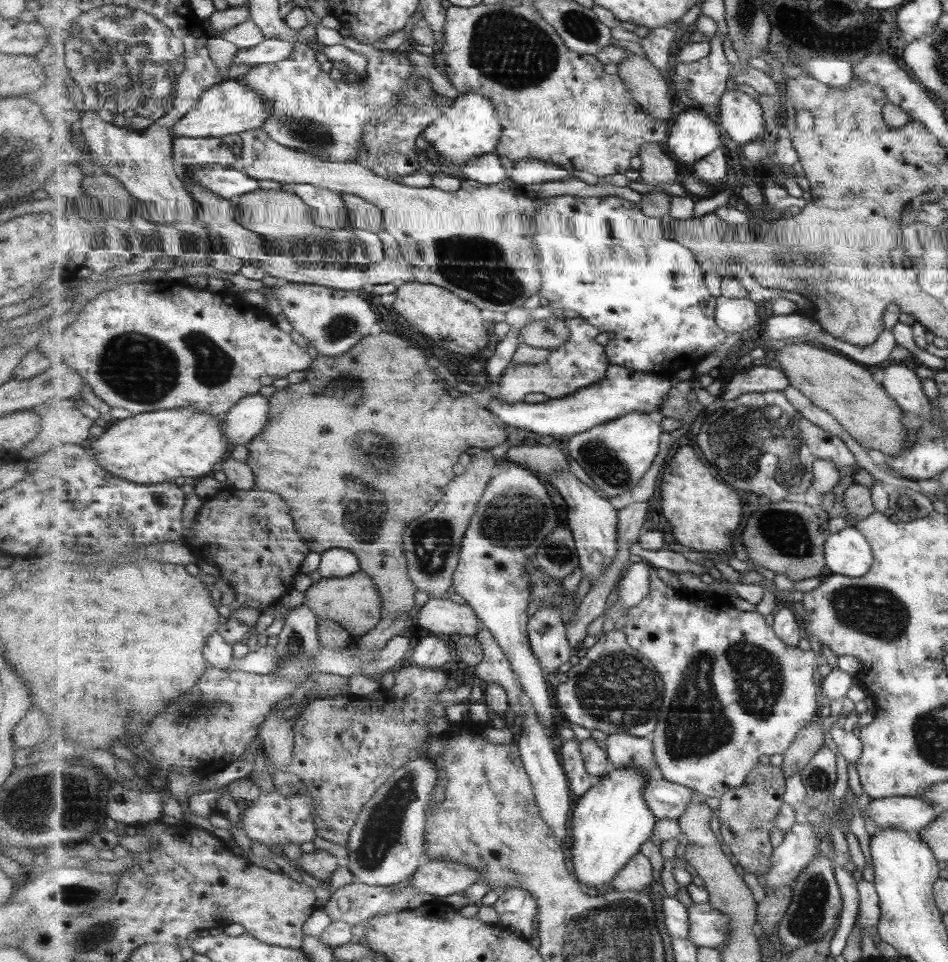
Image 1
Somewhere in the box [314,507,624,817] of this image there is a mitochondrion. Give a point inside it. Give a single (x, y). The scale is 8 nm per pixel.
(431, 539)

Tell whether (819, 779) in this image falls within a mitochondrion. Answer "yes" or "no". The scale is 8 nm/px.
yes

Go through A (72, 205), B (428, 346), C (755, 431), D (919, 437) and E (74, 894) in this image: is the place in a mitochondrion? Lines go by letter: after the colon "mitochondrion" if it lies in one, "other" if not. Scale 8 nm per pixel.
A: other
B: other
C: mitochondrion
D: mitochondrion
E: mitochondrion

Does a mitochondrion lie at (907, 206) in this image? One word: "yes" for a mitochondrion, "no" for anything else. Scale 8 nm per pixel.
no

